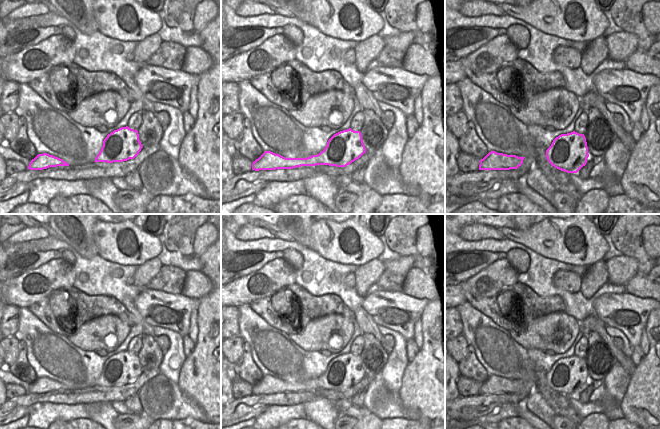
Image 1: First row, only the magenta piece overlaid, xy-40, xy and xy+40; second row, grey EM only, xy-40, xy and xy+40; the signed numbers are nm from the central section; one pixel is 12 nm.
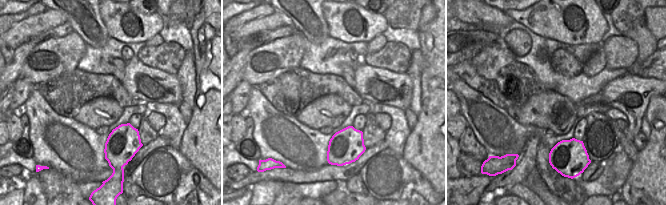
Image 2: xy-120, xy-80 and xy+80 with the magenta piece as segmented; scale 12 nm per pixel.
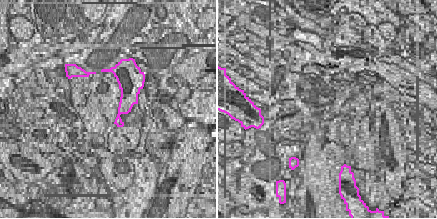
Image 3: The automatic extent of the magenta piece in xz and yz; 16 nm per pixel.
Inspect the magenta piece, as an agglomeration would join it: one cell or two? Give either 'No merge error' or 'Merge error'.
No merge error

